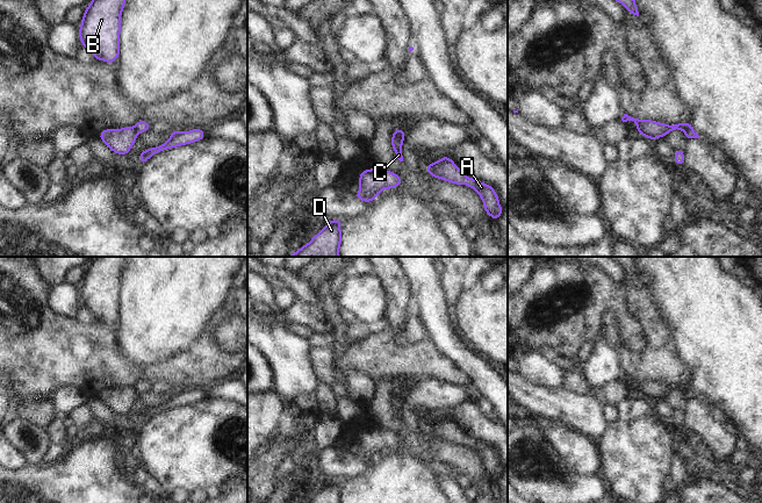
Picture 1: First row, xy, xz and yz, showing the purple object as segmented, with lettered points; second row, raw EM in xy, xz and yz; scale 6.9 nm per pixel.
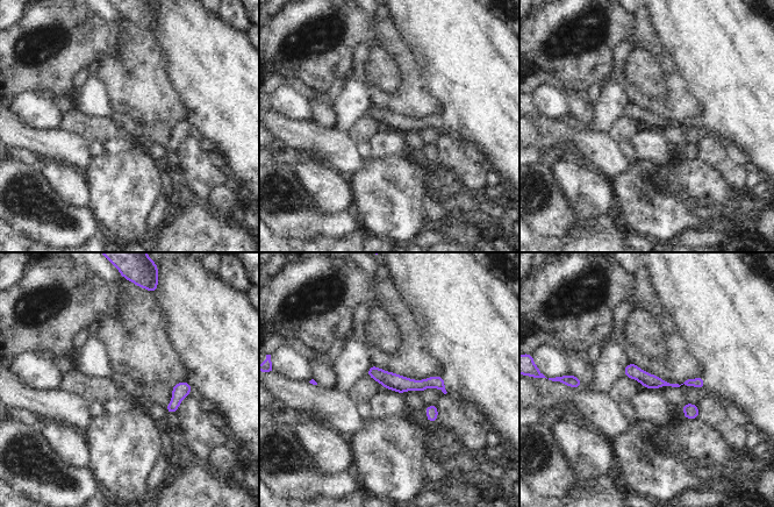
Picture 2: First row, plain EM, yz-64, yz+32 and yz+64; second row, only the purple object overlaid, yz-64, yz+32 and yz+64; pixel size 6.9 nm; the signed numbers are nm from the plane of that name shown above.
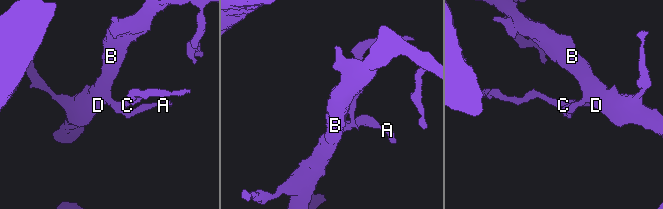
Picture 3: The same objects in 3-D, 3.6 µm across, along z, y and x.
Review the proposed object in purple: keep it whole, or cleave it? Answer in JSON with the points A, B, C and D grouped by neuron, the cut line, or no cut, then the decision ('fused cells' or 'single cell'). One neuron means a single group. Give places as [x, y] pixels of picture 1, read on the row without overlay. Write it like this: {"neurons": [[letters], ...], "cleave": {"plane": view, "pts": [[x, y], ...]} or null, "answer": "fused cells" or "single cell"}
{"neurons": [["A", "B", "D"], ["C"]], "cleave": {"plane": "yz", "pts": [[692, 388], [684, 393]]}, "answer": "fused cells"}

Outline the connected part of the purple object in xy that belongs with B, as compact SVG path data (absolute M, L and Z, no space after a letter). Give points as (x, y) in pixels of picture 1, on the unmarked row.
M93 257L85 268L78 289L81 307L87 308L95 321L107 324L120 318L121 275L125 257Z

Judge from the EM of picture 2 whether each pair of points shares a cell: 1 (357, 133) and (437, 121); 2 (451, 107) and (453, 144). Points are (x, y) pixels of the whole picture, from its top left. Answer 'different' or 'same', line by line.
1: different
2: different

